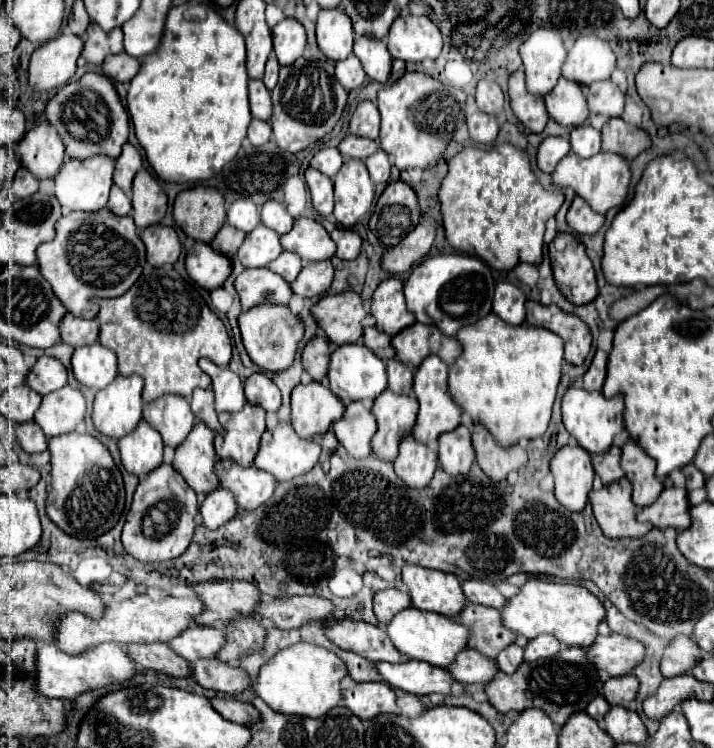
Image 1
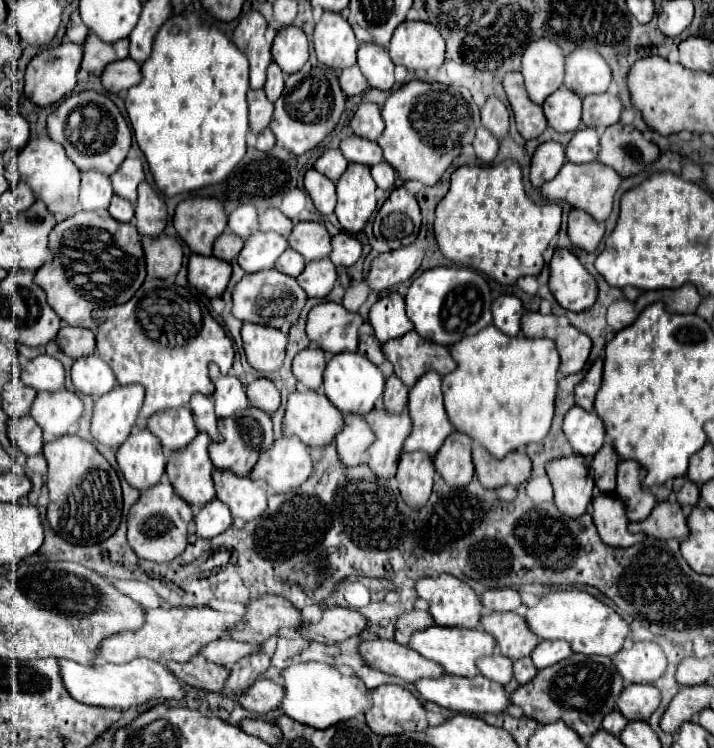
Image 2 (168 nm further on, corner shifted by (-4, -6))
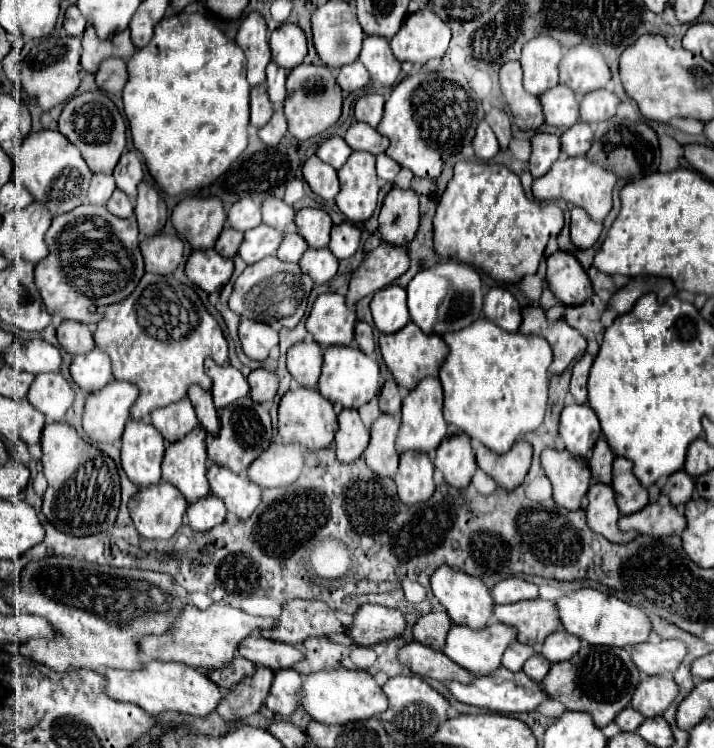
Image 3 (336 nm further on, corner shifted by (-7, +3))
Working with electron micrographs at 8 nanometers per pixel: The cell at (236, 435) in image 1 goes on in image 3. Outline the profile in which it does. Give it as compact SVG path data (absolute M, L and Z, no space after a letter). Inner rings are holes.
M249 396L233 402L231 406L225 406L217 410L219 420L221 420L221 432L219 436L207 434L207 456L211 462L227 466L235 474L243 474L249 464L271 444L273 438L273 428L271 428L271 418L265 406L253 402Z

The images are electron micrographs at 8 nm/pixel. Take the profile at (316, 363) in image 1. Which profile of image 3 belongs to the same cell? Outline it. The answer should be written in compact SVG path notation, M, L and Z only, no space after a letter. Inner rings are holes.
M311 338L291 346L287 352L287 370L301 386L307 388L317 386L317 380L321 376L321 364L323 364L323 350Z

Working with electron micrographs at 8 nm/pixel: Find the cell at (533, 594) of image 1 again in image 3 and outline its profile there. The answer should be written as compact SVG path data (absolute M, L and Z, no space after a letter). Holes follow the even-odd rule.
M581 588L561 596L559 600L555 600L555 608L563 630L593 646L633 646L645 642L651 632L649 618L637 606L629 606L615 596L593 588Z

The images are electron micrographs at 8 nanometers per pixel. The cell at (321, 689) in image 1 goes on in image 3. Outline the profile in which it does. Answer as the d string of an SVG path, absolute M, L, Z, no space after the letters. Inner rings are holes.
M349 668L317 670L307 674L299 690L299 702L303 710L321 724L345 724L355 720L367 720L387 710L387 696L375 684L373 676L365 670L349 670Z

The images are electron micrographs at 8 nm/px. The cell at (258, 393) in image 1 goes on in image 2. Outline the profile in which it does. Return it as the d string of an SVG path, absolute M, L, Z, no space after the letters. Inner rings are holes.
M256 379L246 387L248 401L252 407L258 407L266 413L274 413L280 407L280 391L270 379Z

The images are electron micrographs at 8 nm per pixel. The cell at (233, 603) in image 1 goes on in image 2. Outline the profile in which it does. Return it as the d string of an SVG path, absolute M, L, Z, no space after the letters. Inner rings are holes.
M264 595L260 599L250 601L246 607L246 623L244 629L234 629L232 639L246 643L266 643L272 635L278 635L282 627L300 629L304 625L302 613L284 597Z

